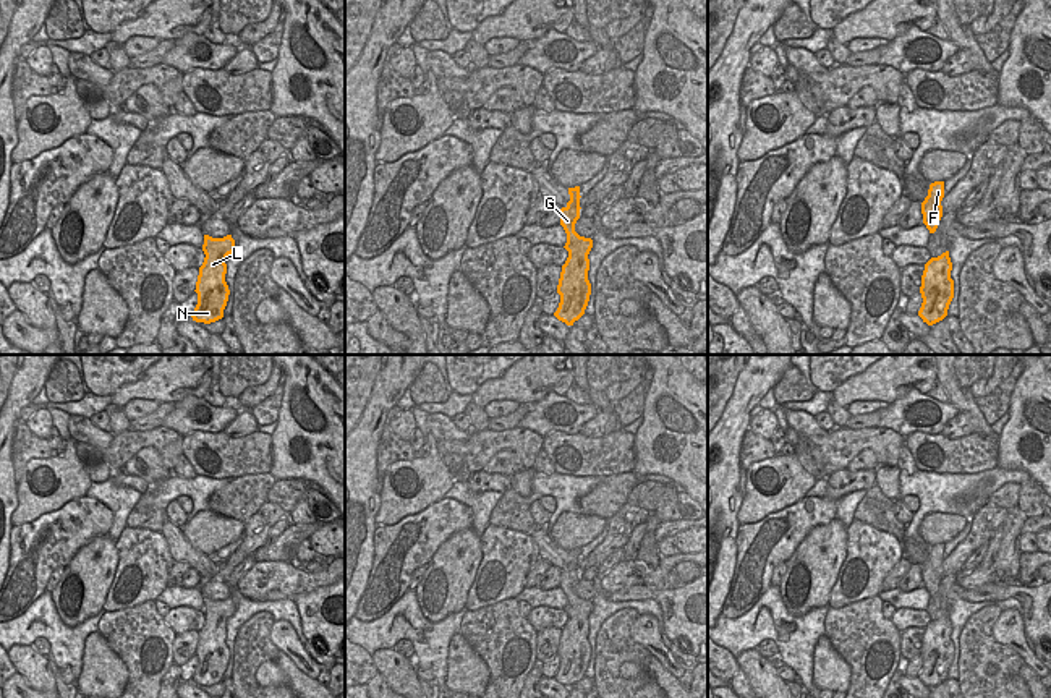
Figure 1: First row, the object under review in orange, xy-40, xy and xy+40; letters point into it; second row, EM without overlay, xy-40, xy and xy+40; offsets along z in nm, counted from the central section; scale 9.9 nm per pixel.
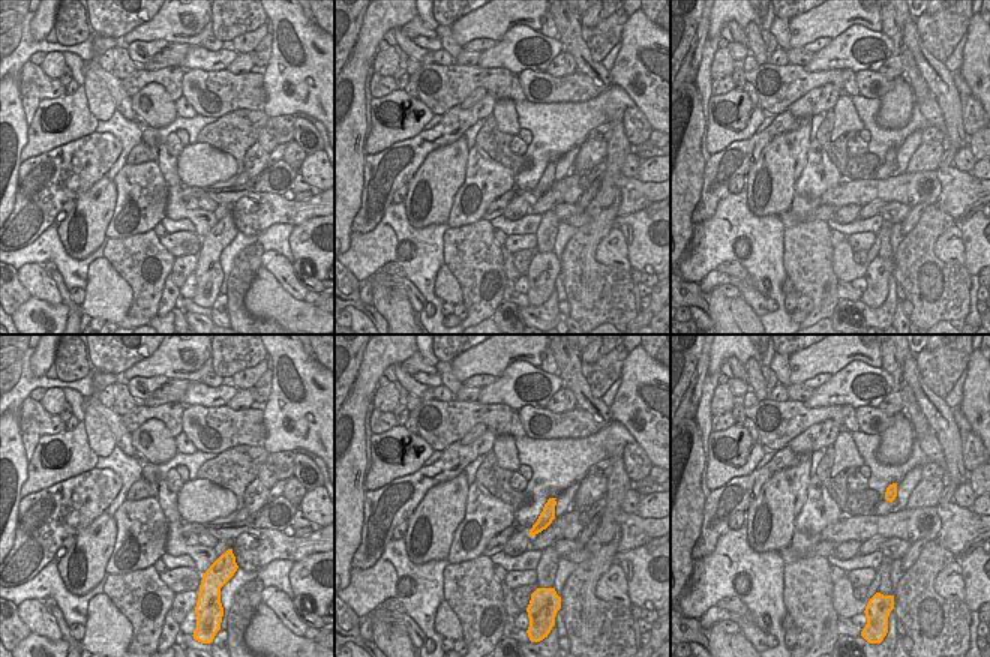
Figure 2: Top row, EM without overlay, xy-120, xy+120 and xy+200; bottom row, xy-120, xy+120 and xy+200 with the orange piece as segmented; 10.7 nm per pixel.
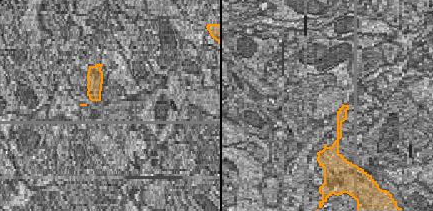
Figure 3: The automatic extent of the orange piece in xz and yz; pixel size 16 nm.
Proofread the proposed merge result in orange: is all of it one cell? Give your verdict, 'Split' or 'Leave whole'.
Leave whole.

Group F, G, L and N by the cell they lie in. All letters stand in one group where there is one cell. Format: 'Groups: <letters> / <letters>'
Groups: F G L N.

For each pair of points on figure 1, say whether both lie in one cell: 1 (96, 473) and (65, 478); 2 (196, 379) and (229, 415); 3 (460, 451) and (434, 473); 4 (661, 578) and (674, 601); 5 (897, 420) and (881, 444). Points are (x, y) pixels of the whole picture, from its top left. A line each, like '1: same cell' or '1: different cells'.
1: different cells
2: different cells
3: different cells
4: different cells
5: different cells

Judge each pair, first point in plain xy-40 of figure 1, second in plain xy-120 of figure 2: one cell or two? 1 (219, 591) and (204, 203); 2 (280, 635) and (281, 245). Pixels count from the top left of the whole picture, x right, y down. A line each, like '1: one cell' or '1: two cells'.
1: two cells
2: two cells

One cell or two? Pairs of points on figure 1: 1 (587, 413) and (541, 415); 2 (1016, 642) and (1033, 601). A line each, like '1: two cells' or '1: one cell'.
1: one cell
2: two cells

